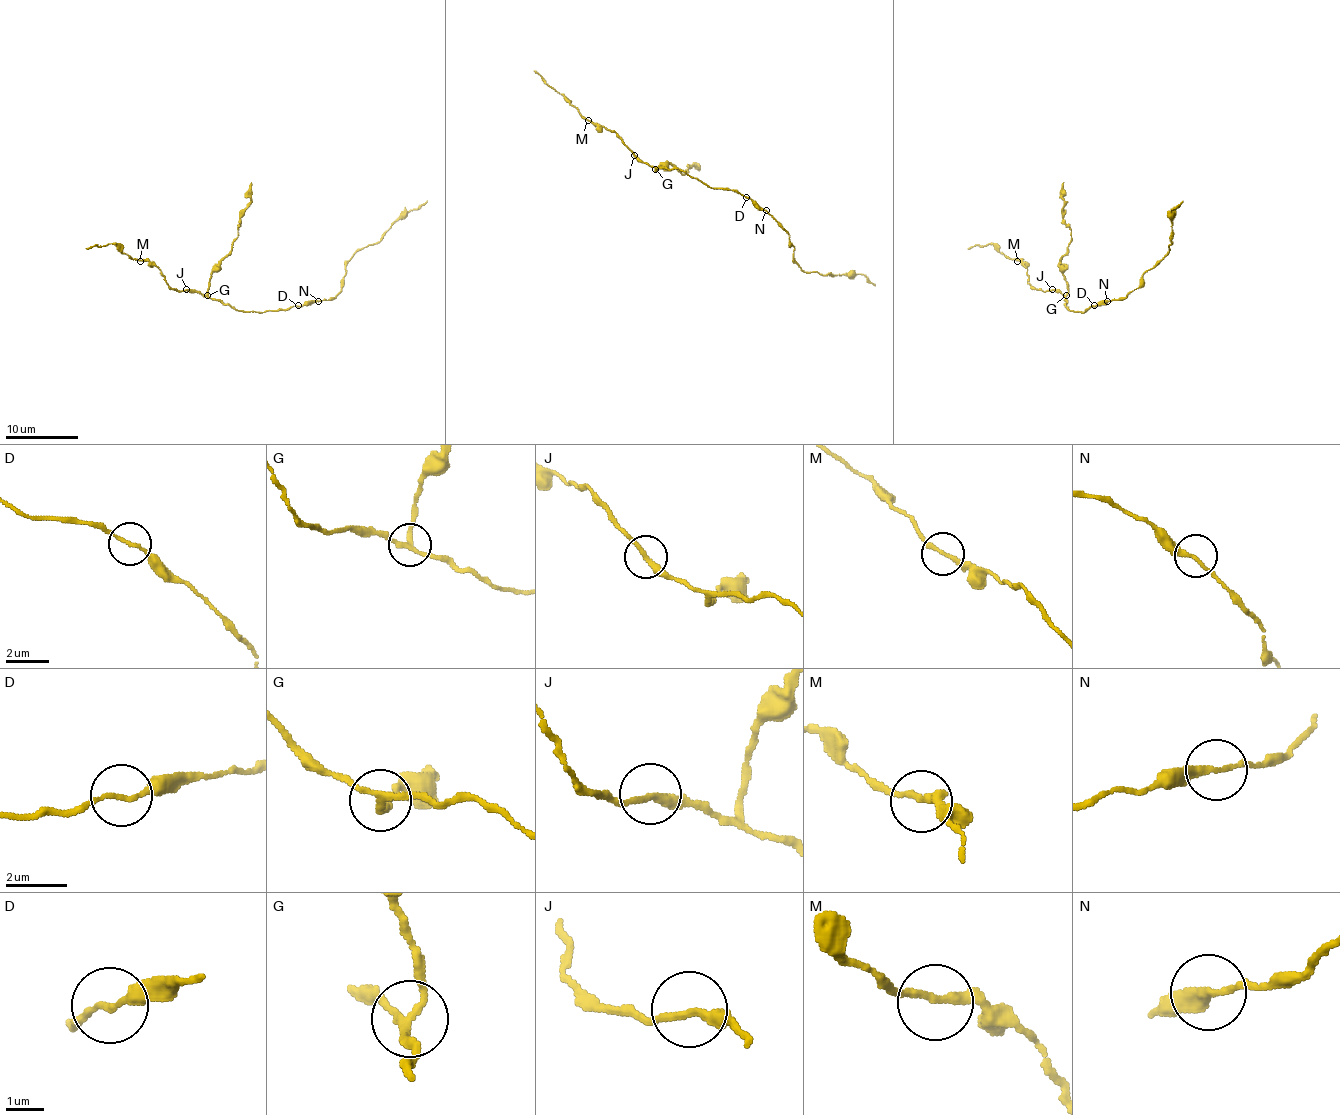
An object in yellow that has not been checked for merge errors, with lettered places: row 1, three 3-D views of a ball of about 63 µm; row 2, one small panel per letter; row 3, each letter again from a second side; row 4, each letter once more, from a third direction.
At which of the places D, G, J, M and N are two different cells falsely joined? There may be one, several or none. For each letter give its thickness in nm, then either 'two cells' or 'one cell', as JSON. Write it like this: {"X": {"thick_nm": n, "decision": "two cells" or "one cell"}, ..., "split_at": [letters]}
{"D": {"thick_nm": 130, "decision": "one cell"}, "G": {"thick_nm": 170, "decision": "two cells"}, "J": {"thick_nm": 240, "decision": "one cell"}, "M": {"thick_nm": 200, "decision": "two cells"}, "N": {"thick_nm": 200, "decision": "one cell"}, "split_at": ["G", "M"]}

